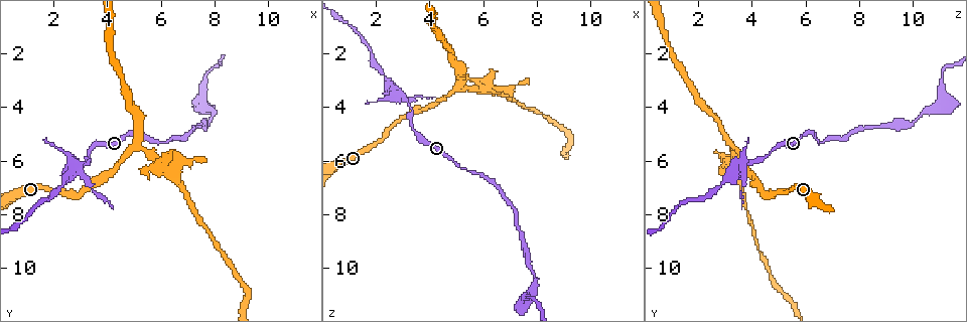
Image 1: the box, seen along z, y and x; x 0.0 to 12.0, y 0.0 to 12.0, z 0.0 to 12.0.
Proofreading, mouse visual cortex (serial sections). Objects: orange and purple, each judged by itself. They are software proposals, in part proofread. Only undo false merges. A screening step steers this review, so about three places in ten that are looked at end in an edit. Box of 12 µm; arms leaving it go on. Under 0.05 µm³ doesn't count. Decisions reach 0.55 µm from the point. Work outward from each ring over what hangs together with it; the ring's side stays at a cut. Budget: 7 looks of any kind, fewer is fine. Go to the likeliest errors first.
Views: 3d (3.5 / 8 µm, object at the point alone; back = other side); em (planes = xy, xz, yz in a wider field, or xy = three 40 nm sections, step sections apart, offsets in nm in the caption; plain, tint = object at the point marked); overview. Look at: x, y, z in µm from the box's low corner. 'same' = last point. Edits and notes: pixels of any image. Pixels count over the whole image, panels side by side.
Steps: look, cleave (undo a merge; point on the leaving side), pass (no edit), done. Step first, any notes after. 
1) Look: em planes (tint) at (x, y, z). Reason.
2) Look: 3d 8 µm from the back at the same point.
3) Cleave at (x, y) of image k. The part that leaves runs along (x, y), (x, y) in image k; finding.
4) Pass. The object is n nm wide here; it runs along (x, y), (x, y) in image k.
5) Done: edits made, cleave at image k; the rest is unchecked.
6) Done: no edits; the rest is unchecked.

Look: 3d 3.5 µm at (6.1, 6.2, 3.3).

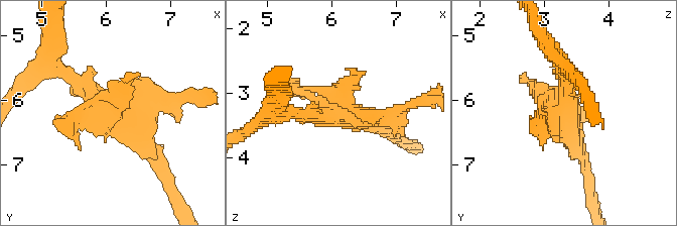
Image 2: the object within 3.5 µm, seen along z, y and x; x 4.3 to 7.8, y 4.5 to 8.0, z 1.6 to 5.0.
Look: em xy step 5 (tint) at (6.10, 6.10, 3.30).

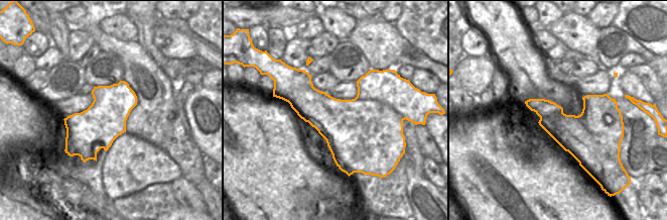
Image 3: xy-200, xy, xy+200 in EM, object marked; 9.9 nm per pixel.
Cleave at (123, 87) of image 2. A border runs along (397, 113), (325, 110), (310, 124) in image 3; two cells meet here.

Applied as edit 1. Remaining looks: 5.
Look: 3d 3.5 µm at (7.6, 3.8, 11.2). Sharp bend.

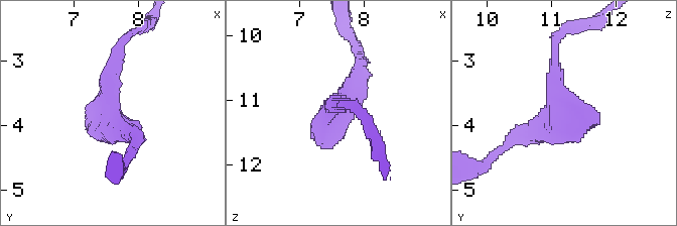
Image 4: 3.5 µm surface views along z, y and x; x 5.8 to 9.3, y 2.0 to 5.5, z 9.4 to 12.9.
Look: em xy step 2 (tint) at (7.55, 3.85, 11.15). Shape alone is not enough.

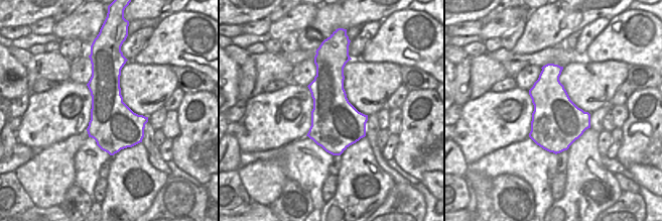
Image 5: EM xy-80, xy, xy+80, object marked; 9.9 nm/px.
Pass. It runs along (508, 141), (560, 117), (555, 48) in image 4; one cell here.

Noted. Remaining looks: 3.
Look: 3d 3.5 µm at (2.9, 6.2, 3.6). Sudden change in width.

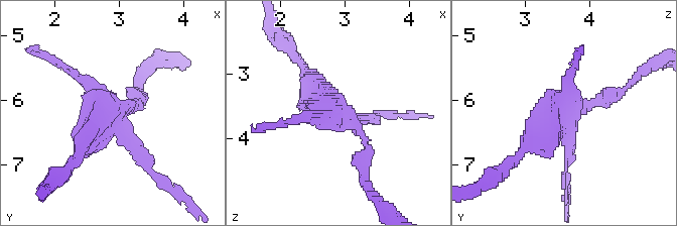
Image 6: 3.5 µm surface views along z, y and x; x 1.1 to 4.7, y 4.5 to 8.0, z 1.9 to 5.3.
Look: em planes (tint) at (2.90, 6.15, 3.60). Now the EM.

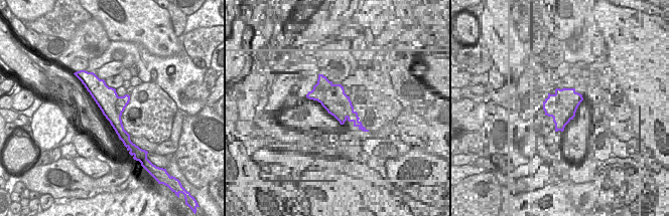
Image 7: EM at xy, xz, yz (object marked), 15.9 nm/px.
Cleave at (144, 151) of image 6. A border runs along (118, 96), (116, 109), (121, 114) in image 7; two cells meet here.

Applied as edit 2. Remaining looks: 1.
Done: edits made, cleave at image 2, cleave at image 6; the rest is unchecked.

